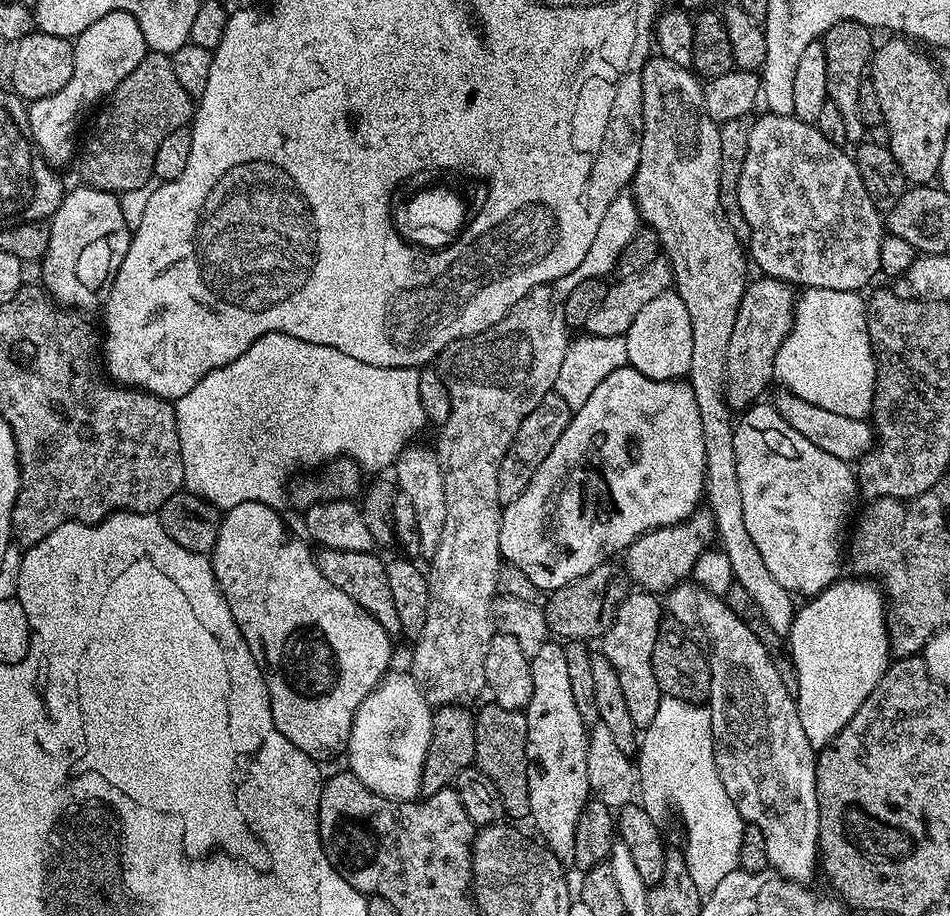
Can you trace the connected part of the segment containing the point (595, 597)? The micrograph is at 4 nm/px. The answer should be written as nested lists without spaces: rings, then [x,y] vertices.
[[[605,562],[594,570],[574,578],[561,588],[551,589],[542,605],[548,623],[549,633],[561,641],[579,640],[581,642],[599,641],[610,630],[618,614],[618,606],[628,596],[630,581],[628,573],[616,562]]]

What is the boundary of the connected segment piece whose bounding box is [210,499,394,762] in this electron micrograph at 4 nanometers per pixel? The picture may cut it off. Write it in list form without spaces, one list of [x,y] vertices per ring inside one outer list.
[[[259,499],[244,500],[241,504],[234,505],[229,512],[223,513],[218,538],[210,553],[210,559],[216,575],[216,585],[220,587],[220,593],[226,598],[226,606],[230,606],[230,614],[234,614],[234,622],[238,622],[238,630],[244,635],[248,649],[252,651],[254,658],[265,671],[266,686],[272,699],[270,710],[274,714],[274,726],[278,726],[280,733],[286,738],[290,738],[290,742],[294,742],[294,746],[298,746],[298,750],[302,750],[317,762],[324,762],[328,752],[336,752],[339,748],[341,751],[347,745],[358,706],[362,706],[364,699],[388,675],[390,671],[388,663],[392,660],[394,640],[375,618],[366,614],[366,610],[362,610],[362,606],[358,606],[358,602],[354,602],[354,598],[346,598],[346,594],[342,594],[342,590],[338,590],[338,586],[334,586],[334,582],[330,582],[330,578],[326,578],[326,574],[322,574],[322,570],[318,570],[313,549],[308,549],[284,525],[284,520],[280,515],[281,513],[277,509],[266,506]]]

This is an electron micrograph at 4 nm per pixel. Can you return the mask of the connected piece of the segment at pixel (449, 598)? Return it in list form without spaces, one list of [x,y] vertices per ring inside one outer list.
[[[551,287],[535,288],[526,294],[526,298],[518,298],[514,306],[502,318],[502,322],[494,322],[490,330],[482,330],[473,336],[467,336],[461,340],[456,340],[452,344],[446,345],[439,356],[434,361],[434,367],[440,373],[442,382],[446,382],[446,390],[450,390],[450,418],[439,425],[438,432],[440,437],[434,443],[434,451],[440,457],[440,469],[444,475],[444,485],[446,486],[446,523],[442,526],[442,538],[438,538],[438,546],[434,554],[430,557],[430,563],[427,565],[426,575],[428,577],[428,589],[430,590],[430,606],[426,610],[426,626],[422,626],[422,634],[414,642],[416,648],[412,652],[412,668],[410,675],[416,679],[416,684],[420,688],[420,693],[426,698],[426,702],[433,706],[441,704],[462,704],[467,705],[468,700],[472,700],[481,691],[485,691],[486,685],[486,650],[490,650],[490,638],[494,635],[492,626],[492,601],[497,595],[496,579],[498,570],[502,563],[500,555],[500,514],[502,505],[498,498],[498,466],[502,466],[502,458],[506,458],[506,450],[510,450],[510,442],[514,442],[514,434],[518,434],[518,426],[522,426],[522,418],[546,398],[548,392],[556,387],[558,372],[562,367],[562,360],[566,356],[567,348],[570,343],[570,329],[567,322],[564,321],[564,309],[558,303]]]

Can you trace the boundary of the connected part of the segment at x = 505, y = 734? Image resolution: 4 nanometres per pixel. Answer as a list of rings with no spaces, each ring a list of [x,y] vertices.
[[[487,702],[475,713],[476,718],[476,758],[475,767],[480,769],[490,782],[494,782],[494,790],[502,798],[504,807],[504,816],[509,821],[520,822],[516,820],[527,821],[530,817],[530,782],[528,781],[528,759],[526,758],[526,718],[524,712],[515,712],[506,710],[506,706],[498,706],[495,702]]]

